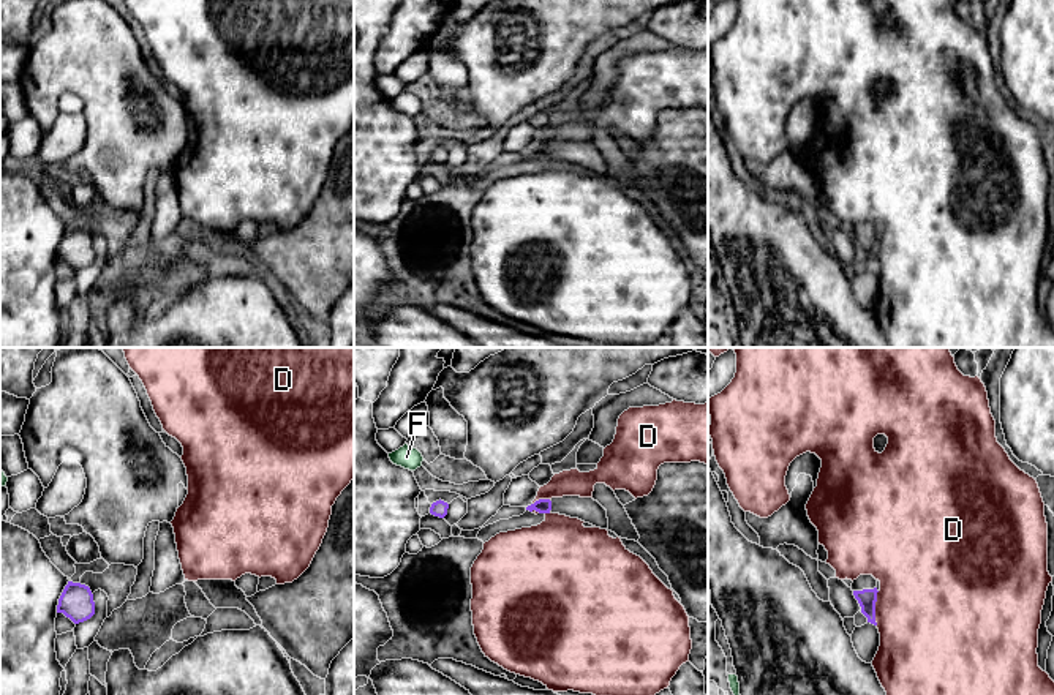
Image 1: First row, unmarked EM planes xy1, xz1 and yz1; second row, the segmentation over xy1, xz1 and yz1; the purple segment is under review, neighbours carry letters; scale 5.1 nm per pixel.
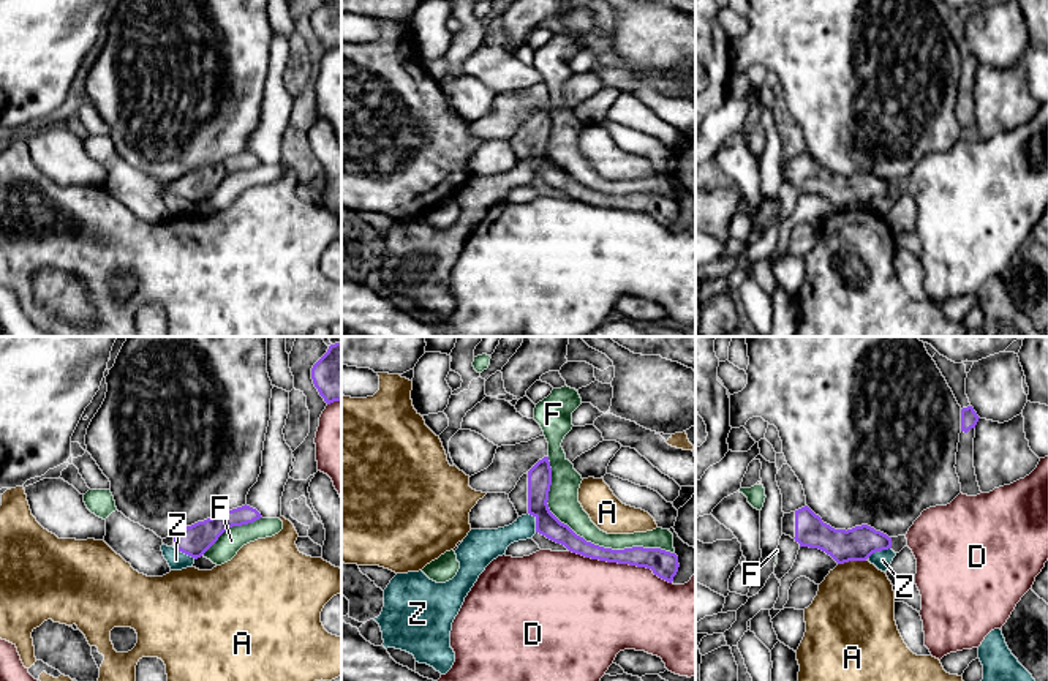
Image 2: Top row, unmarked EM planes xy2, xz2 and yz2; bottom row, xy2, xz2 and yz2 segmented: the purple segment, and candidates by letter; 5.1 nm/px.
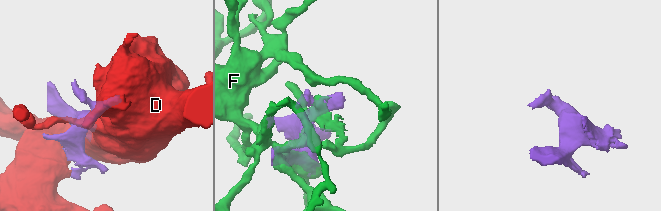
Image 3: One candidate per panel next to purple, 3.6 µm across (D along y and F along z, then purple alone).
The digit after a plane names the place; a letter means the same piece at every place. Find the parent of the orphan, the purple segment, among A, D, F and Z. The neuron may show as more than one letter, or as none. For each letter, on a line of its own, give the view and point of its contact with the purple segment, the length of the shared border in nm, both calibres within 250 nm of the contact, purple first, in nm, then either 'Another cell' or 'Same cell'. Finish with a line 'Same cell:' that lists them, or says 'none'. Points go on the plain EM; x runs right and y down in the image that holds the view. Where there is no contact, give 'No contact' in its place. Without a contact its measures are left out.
A: Touches purple at yz2 (852, 206). Shared border 160 nm. Thickness 170 nm (purple) against 420 nm. Another cell
D: Touches purple at xz2 (620, 209). Shared border 550 nm. Thickness 140 nm (purple) against 480 nm. Another cell
F: Touches purple at xz2 (584, 185). Shared border 800 nm. Thickness 120 nm (purple) against 160 nm. Another cell
Z: Touches purple at xz2 (536, 168). Shared border 110 nm. Thickness 130 nm (purple) against 140 nm. Another cell
Same cell: none

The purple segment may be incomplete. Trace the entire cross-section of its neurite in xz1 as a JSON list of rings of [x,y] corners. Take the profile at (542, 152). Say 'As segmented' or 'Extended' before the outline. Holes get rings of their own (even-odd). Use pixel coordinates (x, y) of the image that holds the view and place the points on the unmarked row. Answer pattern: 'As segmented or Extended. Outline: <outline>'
Extended. Outline: [[[563,142],[551,145],[539,145],[528,152],[526,156],[539,160],[559,160],[570,164],[578,164],[596,174],[608,177],[607,156],[593,144]]]

